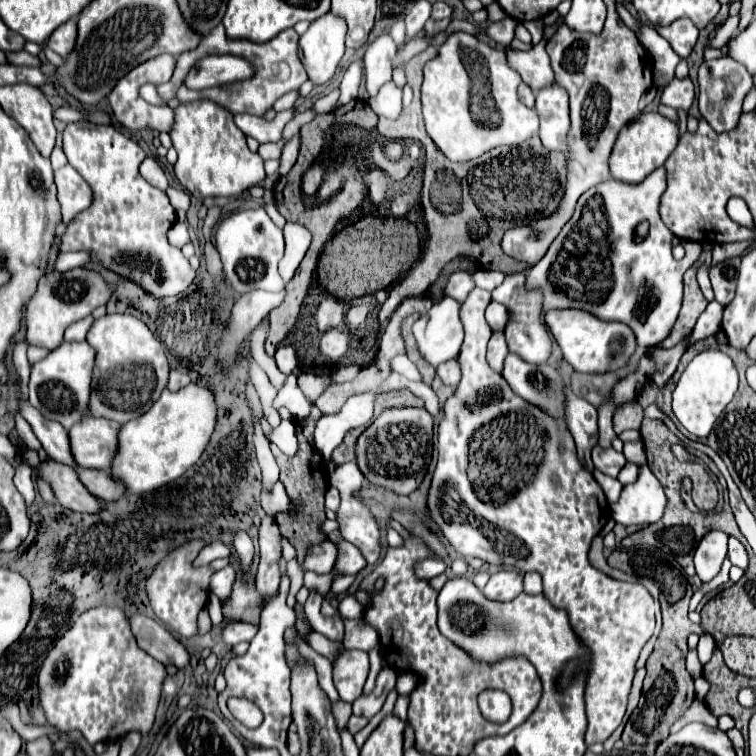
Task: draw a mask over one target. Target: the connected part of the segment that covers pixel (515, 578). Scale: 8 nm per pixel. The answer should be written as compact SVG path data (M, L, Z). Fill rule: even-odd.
M514 569L498 571L490 577L488 585L484 587L484 595L494 601L512 601L524 591L522 579L524 575L520 571L514 571Z

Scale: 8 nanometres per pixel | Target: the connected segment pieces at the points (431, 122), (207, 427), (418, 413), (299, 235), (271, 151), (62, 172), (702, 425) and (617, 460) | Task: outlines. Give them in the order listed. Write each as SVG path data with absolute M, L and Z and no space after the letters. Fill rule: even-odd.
M464 31L450 33L450 37L440 45L438 55L424 65L422 111L428 135L450 161L472 161L498 145L524 143L538 133L538 115L534 109L520 103L516 95L520 83L522 77L508 65L506 53L500 47L492 47Z
M186 385L180 391L164 389L160 399L140 417L128 421L118 431L118 449L112 457L110 475L126 487L126 493L154 491L184 475L206 449L216 425L216 405L210 389Z
M386 409L356 441L358 469L372 485L384 487L398 495L410 495L420 485L430 463L432 433L432 415L426 409Z
M286 225L284 237L286 237L286 253L280 259L278 271L280 271L282 279L288 283L310 247L310 233L302 225Z
M284 141L272 143L272 145L260 145L258 147L258 155L266 161L266 159L276 159L280 155L280 147L284 147Z
M64 165L62 169L54 171L54 183L58 191L58 201L62 205L62 219L68 223L74 215L90 207L92 193L86 181L80 177L78 171L74 171L70 165Z
M718 349L702 351L688 363L688 367L684 369L682 377L676 383L672 401L674 415L688 433L696 437L706 437L714 427L714 423L718 421L722 409L732 401L736 389L738 389L738 373L732 359Z
M594 447L592 449L592 461L594 461L596 469L600 469L602 473L606 473L610 477L618 477L622 467L626 465L626 457L618 451L614 451L612 447L608 447L608 449Z

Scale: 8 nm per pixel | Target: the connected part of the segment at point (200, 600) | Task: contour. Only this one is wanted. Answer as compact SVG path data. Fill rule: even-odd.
M190 539L182 543L178 549L170 551L152 571L152 575L146 581L146 593L150 599L150 605L156 613L156 617L168 625L170 631L182 635L182 637L194 637L196 635L196 619L202 607L208 601L210 593L210 577L216 573L210 565L194 567L194 559L198 553L208 545L206 539Z

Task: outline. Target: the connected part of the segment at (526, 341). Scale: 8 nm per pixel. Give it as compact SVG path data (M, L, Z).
M514 273L514 275L506 275L506 279L502 281L502 285L498 285L492 291L492 301L506 305L512 311L512 319L510 325L506 325L506 341L508 341L508 349L512 353L516 353L518 357L522 357L528 363L546 363L546 359L550 357L552 351L552 337L542 321L542 313L540 313L540 305L538 305L538 293L530 293L524 287L524 273Z

